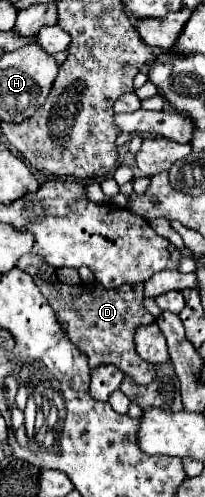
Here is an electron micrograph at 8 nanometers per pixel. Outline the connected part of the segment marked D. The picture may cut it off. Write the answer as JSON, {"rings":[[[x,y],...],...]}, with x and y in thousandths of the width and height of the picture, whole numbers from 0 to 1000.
{"rings":[[[117,513],[88,521],[88,537],[166,561],[195,590],[234,602],[244,618],[273,630],[273,642],[302,650],[312,670],[361,686],[361,694],[429,718],[439,742],[478,734],[566,734],[605,755],[644,759],[673,775],[732,775],[761,759],[761,738],[693,718],[673,718],[654,674],[683,654],[732,654],[761,642],[693,614],[693,569],[624,573],[615,581],[507,581],[459,565],[459,577],[429,573],[322,573],[293,569],[273,545],[234,533],[205,533],[185,517]]]}

